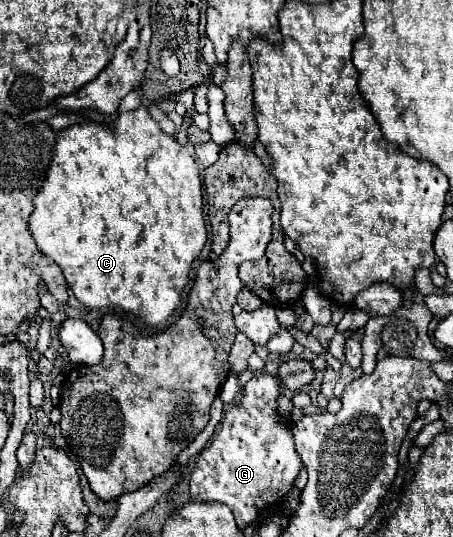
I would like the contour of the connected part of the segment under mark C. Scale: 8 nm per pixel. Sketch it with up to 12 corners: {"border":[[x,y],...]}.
{"border":[[146,106],[58,134],[28,220],[84,306],[152,328],[208,236]]}

